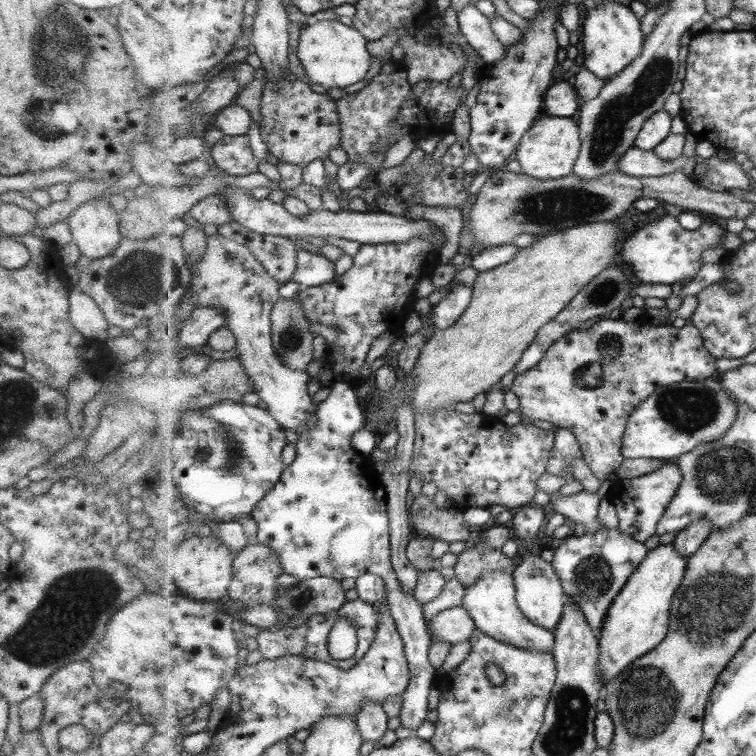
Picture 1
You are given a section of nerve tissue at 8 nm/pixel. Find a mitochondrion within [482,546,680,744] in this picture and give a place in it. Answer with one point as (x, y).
(646, 699)

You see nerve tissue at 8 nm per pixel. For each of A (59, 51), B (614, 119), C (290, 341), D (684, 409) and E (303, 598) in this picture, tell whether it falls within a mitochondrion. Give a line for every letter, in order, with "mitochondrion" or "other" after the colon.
A: mitochondrion
B: mitochondrion
C: mitochondrion
D: mitochondrion
E: mitochondrion

